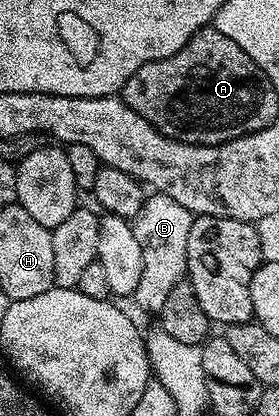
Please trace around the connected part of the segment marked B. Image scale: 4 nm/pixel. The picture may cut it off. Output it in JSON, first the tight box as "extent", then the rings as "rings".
{"extent":[134,194,193,314],"rings":[[[152,194],[145,199],[144,208],[134,221],[136,237],[142,246],[142,282],[138,282],[134,300],[146,311],[159,314],[170,289],[185,279],[188,271],[186,242],[190,242],[190,226],[193,214],[186,206],[178,206],[174,198],[163,194]]]}

